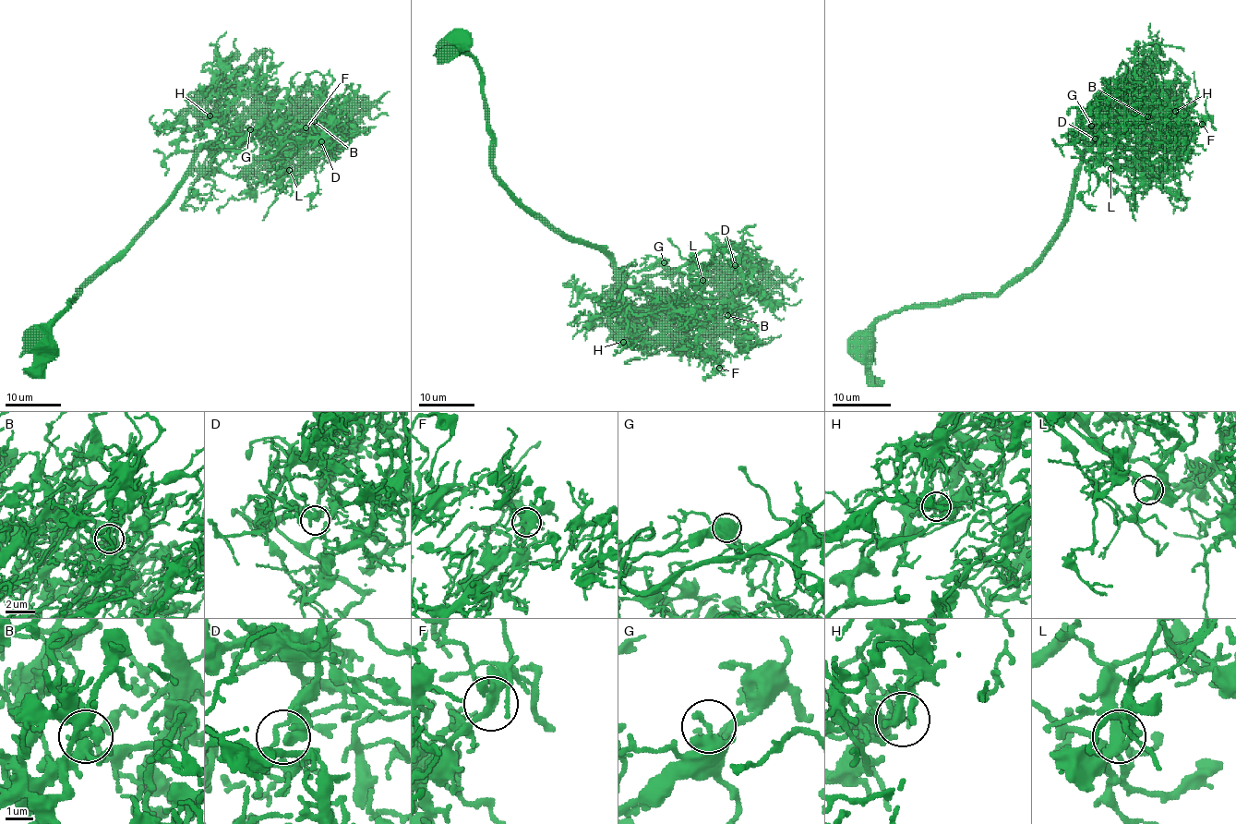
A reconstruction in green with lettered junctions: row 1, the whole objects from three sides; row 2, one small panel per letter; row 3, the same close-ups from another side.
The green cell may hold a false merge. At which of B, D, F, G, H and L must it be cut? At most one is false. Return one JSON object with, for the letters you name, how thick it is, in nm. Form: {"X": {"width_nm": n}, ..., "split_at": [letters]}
{"split_at": []}

